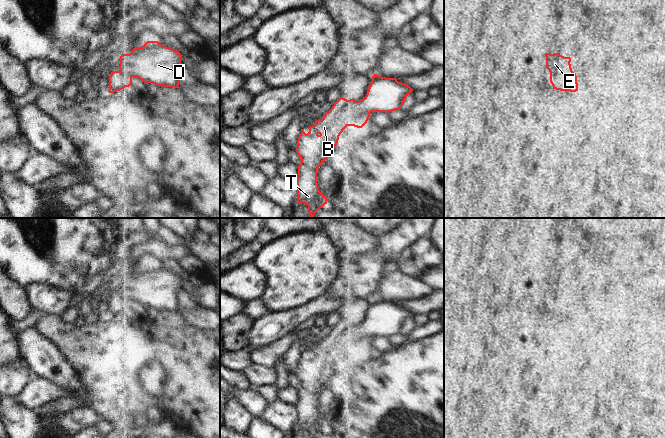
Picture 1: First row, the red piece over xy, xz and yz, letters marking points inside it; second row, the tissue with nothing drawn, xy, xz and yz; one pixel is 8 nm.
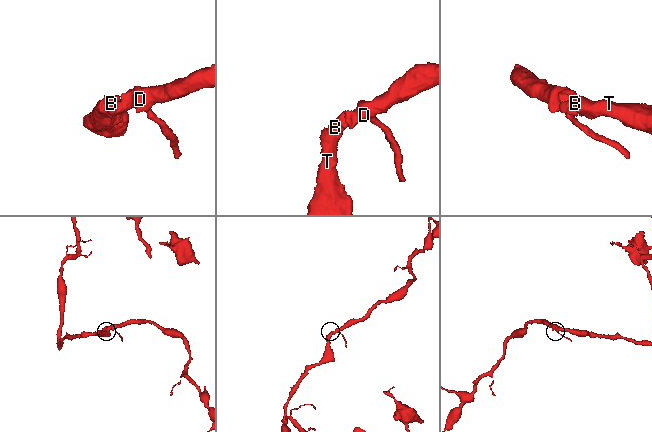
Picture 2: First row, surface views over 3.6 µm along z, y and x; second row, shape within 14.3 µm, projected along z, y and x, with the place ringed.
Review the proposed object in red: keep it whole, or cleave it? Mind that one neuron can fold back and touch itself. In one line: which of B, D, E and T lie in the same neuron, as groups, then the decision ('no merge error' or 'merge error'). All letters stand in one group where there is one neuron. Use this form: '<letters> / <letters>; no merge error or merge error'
B D E T; no merge error

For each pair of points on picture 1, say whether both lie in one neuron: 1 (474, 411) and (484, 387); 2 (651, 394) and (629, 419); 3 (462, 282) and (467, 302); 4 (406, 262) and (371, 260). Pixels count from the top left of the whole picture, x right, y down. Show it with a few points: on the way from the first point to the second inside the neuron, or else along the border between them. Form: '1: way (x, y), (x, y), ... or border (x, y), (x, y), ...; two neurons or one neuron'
1: border (464, 395), (486, 410), (493, 420); two neurons
2: border (621, 393), (631, 400), (639, 414), (651, 427); two neurons
3: way (462, 287), (463, 297); one neuron
4: border (414, 244), (405, 249), (395, 259); two neurons

